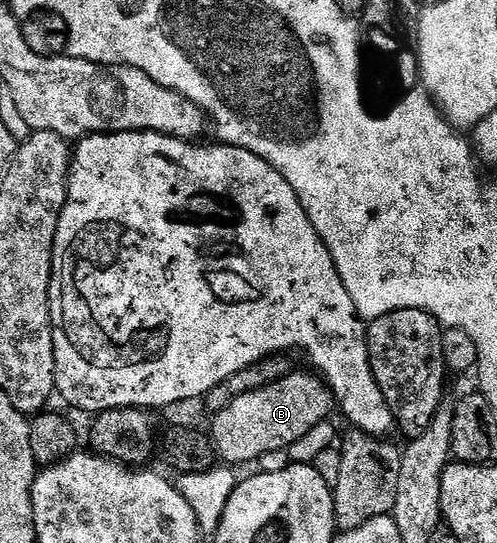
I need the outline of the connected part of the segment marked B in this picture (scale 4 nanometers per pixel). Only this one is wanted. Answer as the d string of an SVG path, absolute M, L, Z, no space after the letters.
M294 371L279 381L271 382L248 394L237 396L229 407L214 414L209 436L214 442L220 462L231 467L240 467L246 461L258 462L270 452L288 450L313 427L326 422L333 413L331 389L322 377L314 372Z

